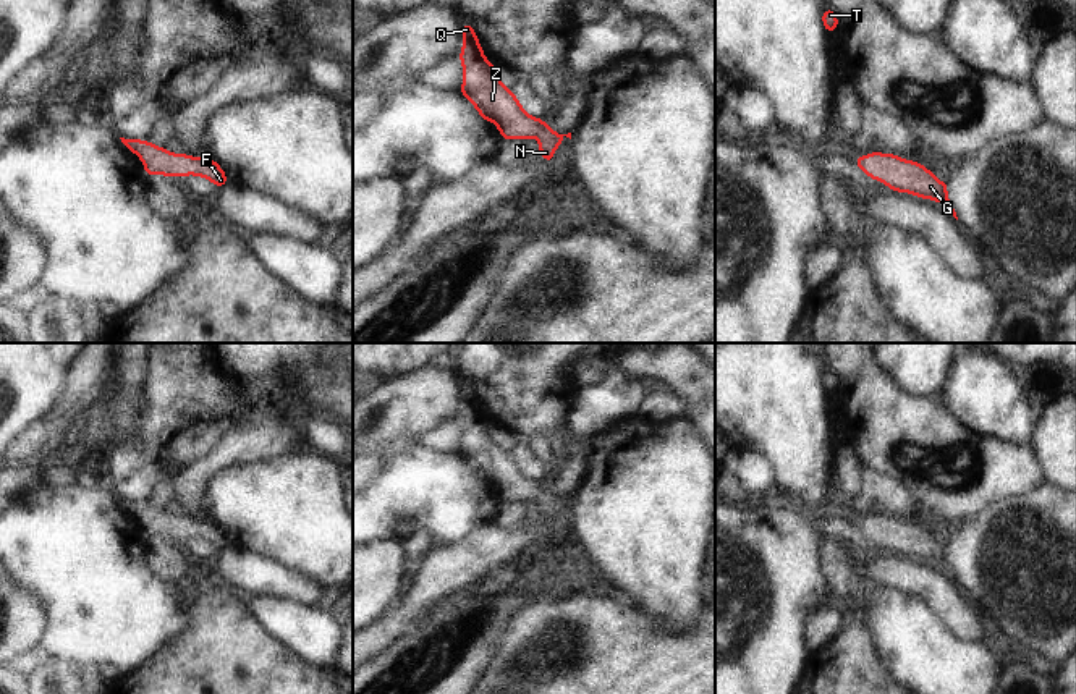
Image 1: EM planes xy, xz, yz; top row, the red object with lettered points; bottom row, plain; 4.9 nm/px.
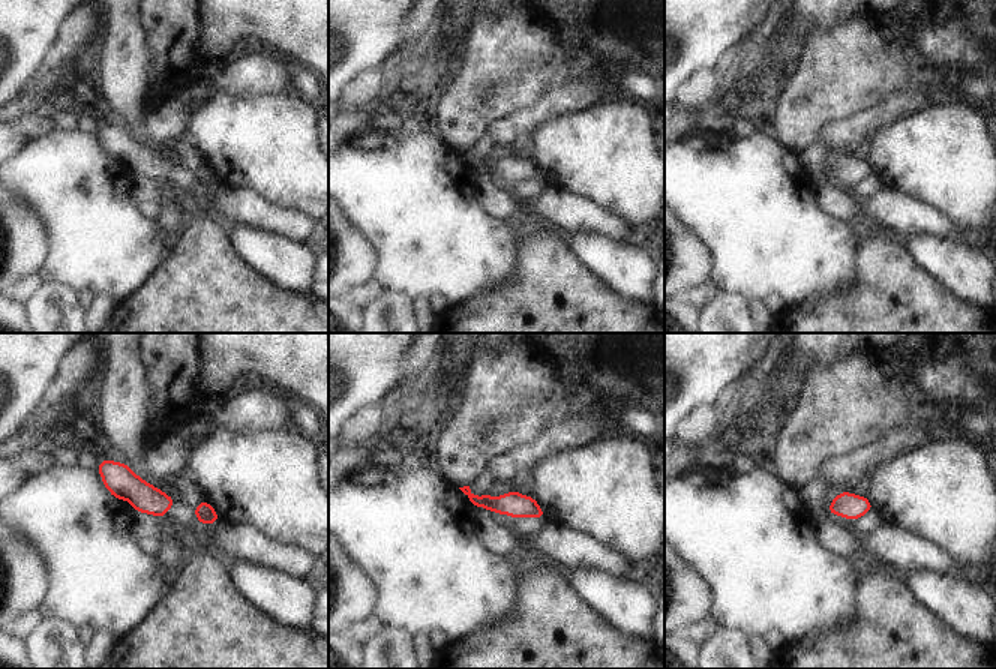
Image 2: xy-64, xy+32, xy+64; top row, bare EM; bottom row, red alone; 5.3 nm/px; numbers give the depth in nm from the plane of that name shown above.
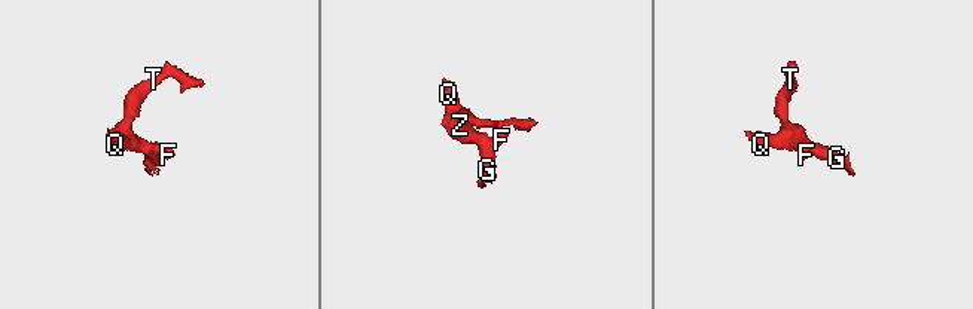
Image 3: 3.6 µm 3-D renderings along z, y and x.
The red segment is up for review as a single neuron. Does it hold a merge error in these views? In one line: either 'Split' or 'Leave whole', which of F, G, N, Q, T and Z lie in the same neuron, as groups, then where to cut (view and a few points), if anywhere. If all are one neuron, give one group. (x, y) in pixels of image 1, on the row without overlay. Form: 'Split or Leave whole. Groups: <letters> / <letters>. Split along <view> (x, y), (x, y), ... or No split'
Leave whole. Groups: F G N Q T Z. No split.

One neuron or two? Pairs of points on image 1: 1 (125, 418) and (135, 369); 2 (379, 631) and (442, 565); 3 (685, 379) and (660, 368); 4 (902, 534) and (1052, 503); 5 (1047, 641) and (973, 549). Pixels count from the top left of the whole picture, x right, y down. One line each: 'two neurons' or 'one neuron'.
1: one neuron
2: one neuron
3: one neuron
4: one neuron
5: one neuron

